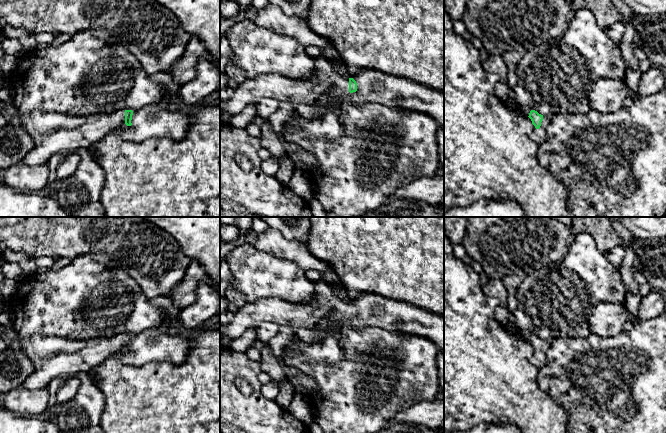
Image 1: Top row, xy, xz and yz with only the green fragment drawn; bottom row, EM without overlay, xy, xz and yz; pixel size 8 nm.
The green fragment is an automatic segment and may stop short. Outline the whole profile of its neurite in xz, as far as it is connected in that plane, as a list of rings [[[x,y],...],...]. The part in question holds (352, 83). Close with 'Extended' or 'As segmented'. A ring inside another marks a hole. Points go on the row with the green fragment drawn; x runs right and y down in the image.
[[[322,55],[315,59],[314,74],[310,78],[291,80],[278,73],[270,73],[246,79],[238,84],[230,98],[220,100],[220,103],[223,111],[232,115],[263,98],[316,106],[331,88],[334,89],[334,98],[421,112],[432,117],[444,129],[444,92],[374,69],[364,69],[355,77],[348,78],[338,73]]]. Extended

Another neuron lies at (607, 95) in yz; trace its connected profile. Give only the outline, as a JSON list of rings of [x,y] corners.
[[[625,77],[621,79],[599,78],[591,90],[590,105],[596,111],[614,113],[623,108],[623,101],[627,97]]]

